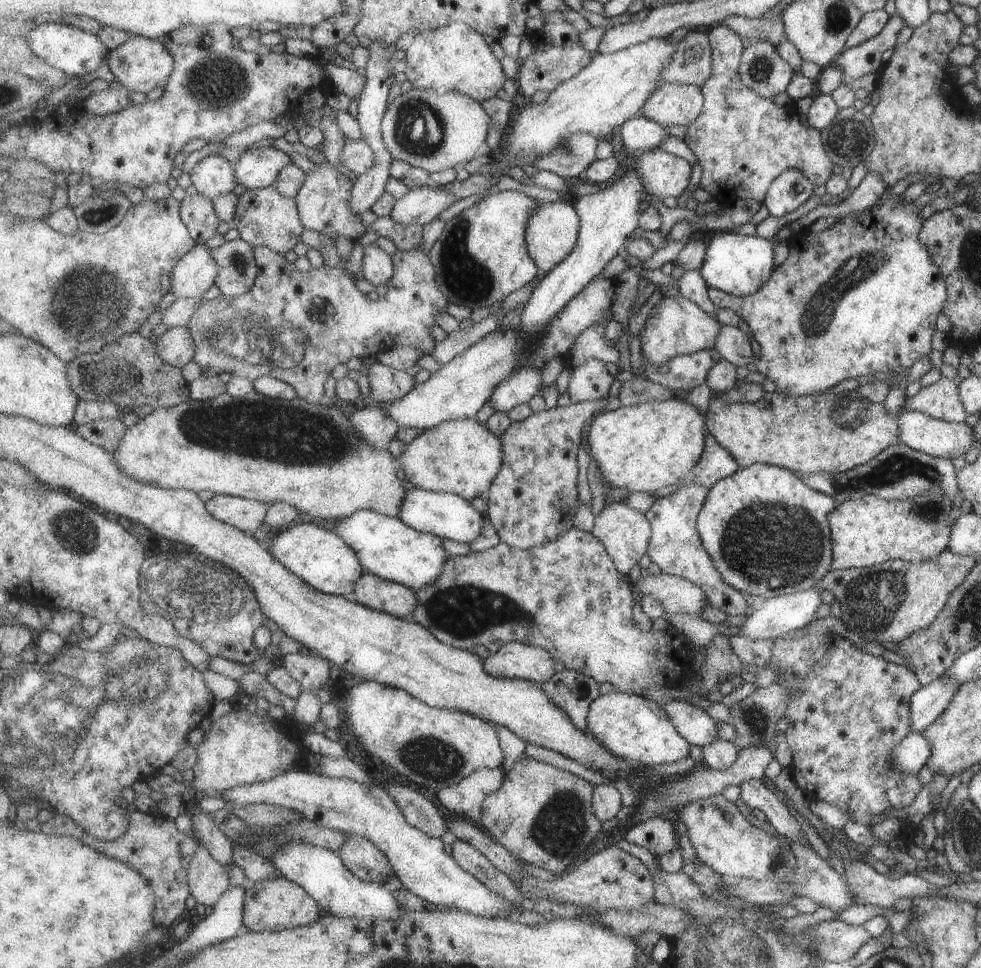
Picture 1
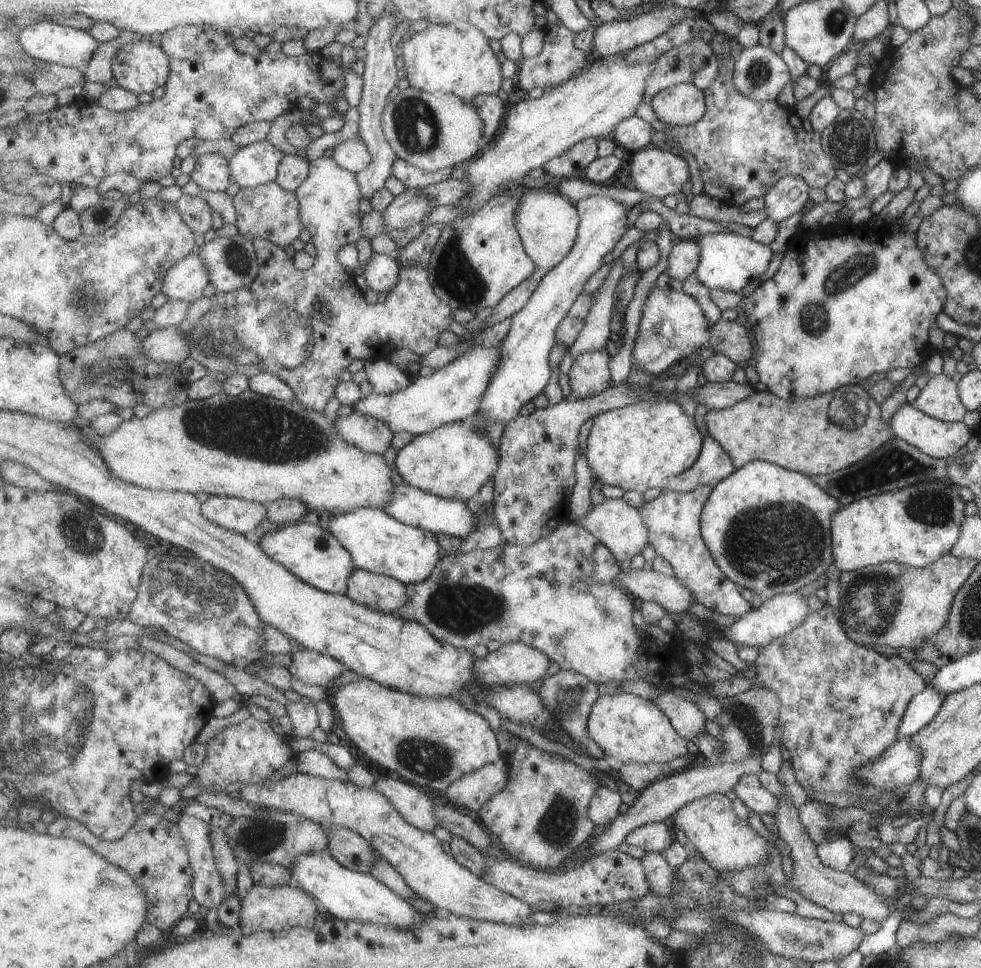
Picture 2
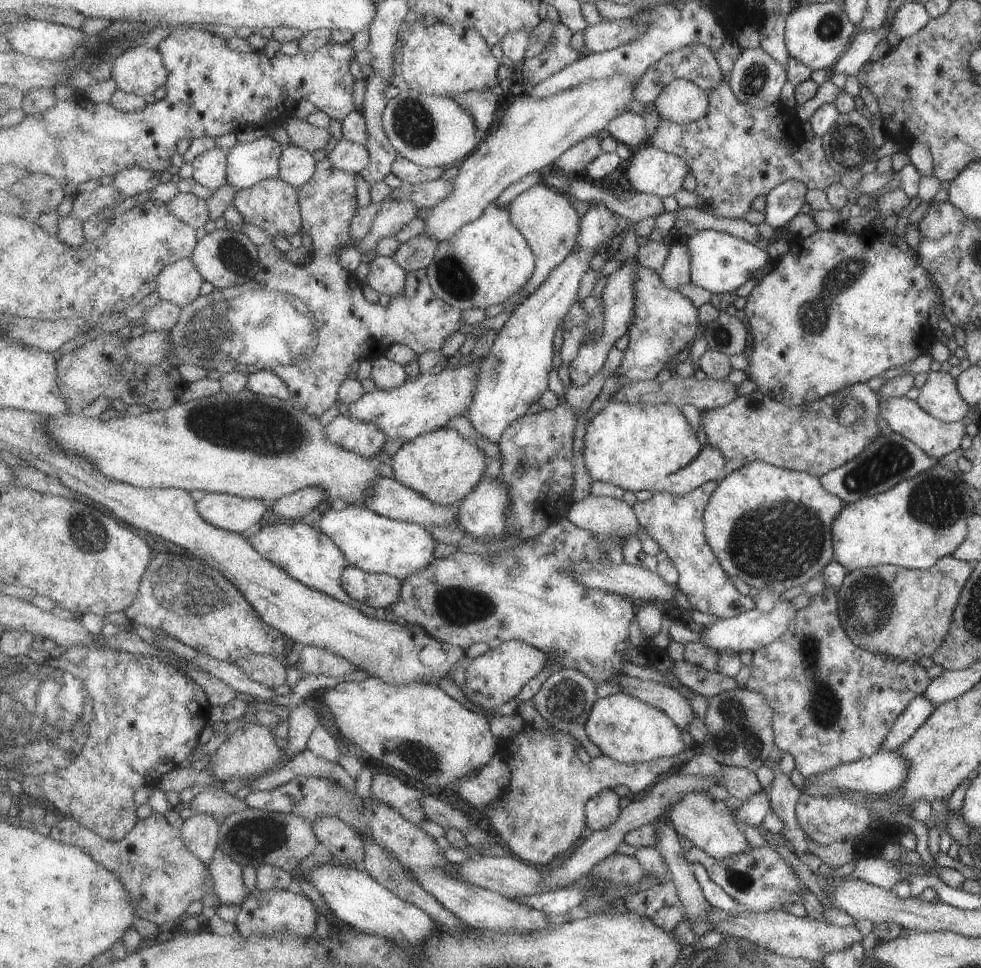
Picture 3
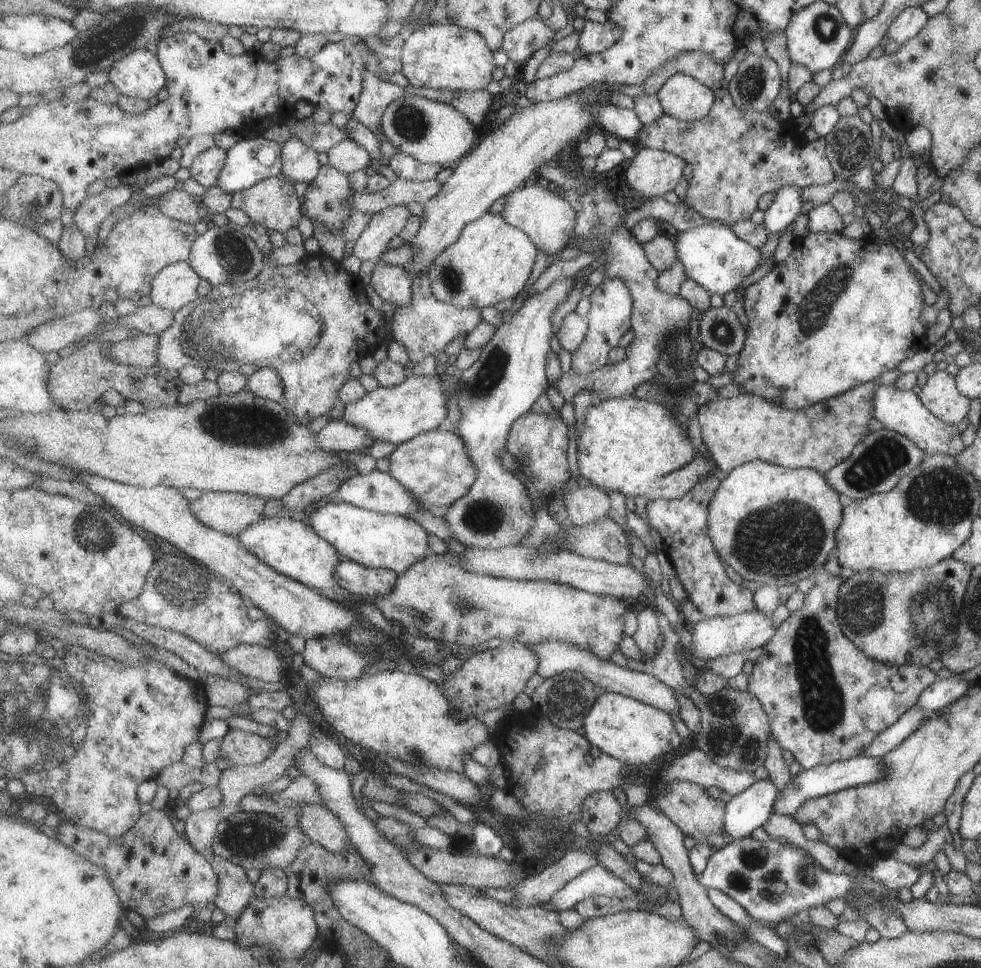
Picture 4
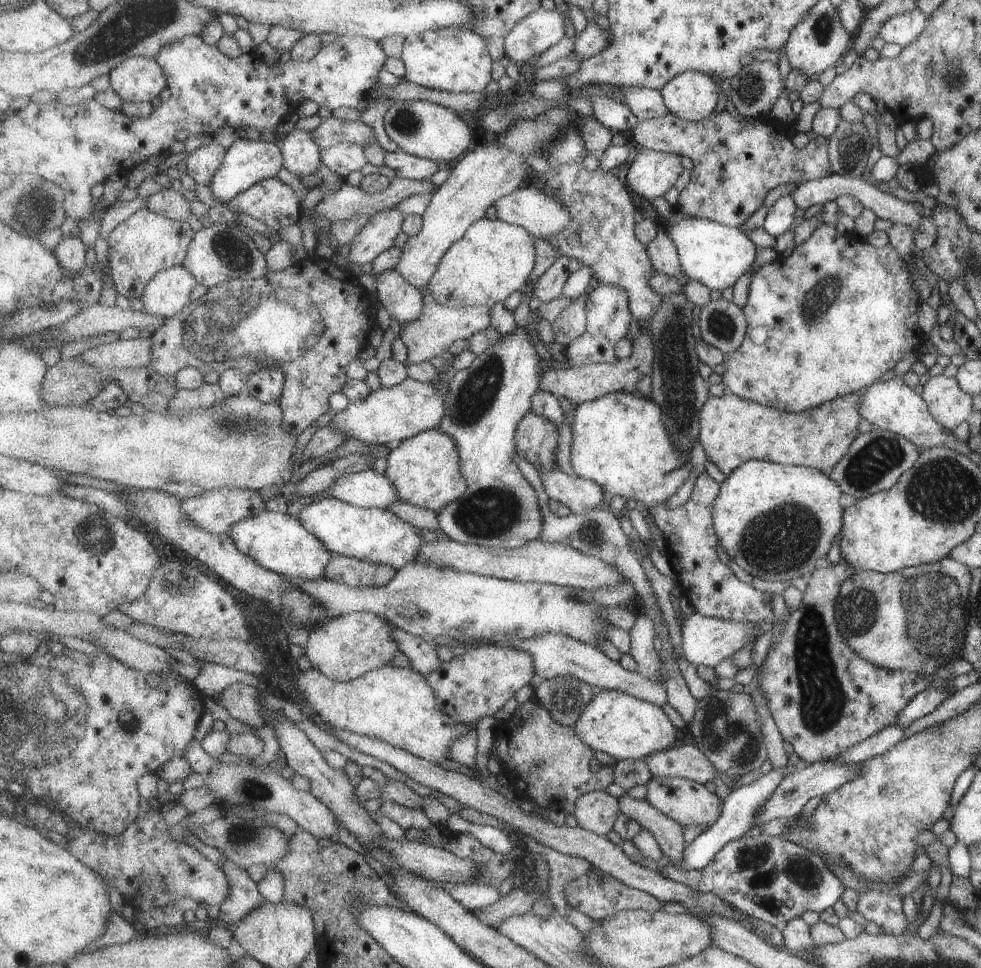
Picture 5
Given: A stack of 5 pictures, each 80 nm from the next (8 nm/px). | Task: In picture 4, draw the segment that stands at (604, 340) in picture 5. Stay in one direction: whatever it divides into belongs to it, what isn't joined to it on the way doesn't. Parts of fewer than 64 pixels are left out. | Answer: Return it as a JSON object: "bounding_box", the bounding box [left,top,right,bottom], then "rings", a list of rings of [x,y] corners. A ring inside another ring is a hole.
{"bounding_box":[571,278,634,373],"rings":[[[605,278],[589,297],[592,300],[592,307],[588,314],[590,320],[588,333],[579,350],[571,354],[571,370],[579,373],[590,373],[608,364],[611,351],[617,348],[621,344],[621,338],[633,329],[634,296],[623,279]]]}

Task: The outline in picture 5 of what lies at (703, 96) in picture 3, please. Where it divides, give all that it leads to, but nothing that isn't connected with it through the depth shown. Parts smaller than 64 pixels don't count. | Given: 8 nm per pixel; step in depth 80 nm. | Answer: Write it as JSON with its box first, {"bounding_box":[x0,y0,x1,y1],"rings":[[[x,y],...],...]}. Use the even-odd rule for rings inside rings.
{"bounding_box":[658,71,721,121],"rings":[[[685,71],[670,80],[658,95],[663,95],[665,104],[674,115],[687,121],[705,120],[719,100],[721,88],[714,76]]]}

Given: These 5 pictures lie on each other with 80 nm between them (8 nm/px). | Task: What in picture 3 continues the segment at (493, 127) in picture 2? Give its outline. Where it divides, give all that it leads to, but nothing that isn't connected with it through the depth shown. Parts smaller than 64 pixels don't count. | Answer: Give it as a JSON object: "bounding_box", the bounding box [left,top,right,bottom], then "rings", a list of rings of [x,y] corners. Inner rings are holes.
{"bounding_box":[449,91,499,132],"rings":[[[469,91],[463,95],[449,95],[453,97],[460,106],[466,108],[476,120],[477,128],[481,132],[487,132],[491,128],[491,124],[497,118],[497,110],[499,110],[499,100],[491,91]]]}

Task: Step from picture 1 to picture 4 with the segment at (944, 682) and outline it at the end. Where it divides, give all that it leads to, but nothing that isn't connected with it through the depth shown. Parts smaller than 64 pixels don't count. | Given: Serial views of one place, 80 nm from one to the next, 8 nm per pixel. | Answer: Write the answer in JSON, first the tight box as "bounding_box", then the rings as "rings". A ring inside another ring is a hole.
{"bounding_box":[859,707,925,757],"rings":[[[910,707],[885,731],[881,731],[859,755],[882,757],[895,748],[906,736],[909,736],[925,718],[925,711],[919,707]]]}

